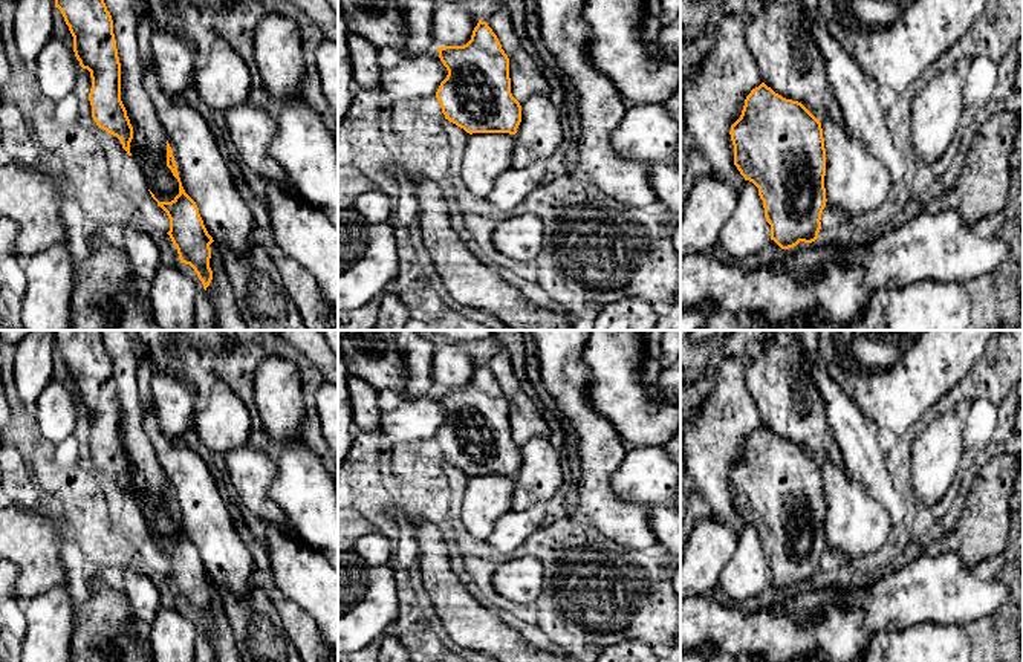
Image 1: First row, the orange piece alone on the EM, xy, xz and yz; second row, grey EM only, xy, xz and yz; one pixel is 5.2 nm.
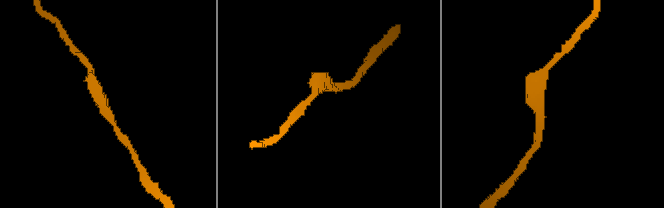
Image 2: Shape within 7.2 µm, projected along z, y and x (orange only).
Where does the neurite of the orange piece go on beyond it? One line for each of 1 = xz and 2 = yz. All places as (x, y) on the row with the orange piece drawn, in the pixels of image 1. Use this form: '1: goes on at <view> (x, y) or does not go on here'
1: does not go on here
2: does not go on here

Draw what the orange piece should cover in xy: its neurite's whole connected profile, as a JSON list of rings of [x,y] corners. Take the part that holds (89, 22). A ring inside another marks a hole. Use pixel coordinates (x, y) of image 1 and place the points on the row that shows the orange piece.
[[[55,0],[73,37],[80,66],[90,72],[89,101],[96,125],[116,136],[130,153],[133,127],[121,101],[121,63],[113,20],[104,0]]]

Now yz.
[[[762,83],[745,99],[740,118],[731,125],[734,165],[758,188],[771,240],[781,249],[812,243],[821,229],[826,206],[826,148],[820,119],[801,102],[786,99]]]

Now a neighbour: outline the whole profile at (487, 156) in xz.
[[[473,133],[462,156],[462,182],[476,196],[488,199],[494,183],[512,168],[515,138],[509,133]]]

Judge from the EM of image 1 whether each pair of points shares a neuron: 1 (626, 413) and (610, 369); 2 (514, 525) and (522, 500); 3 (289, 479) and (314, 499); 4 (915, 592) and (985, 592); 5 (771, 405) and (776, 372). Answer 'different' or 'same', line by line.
1: same
2: different
3: same
4: same
5: same

